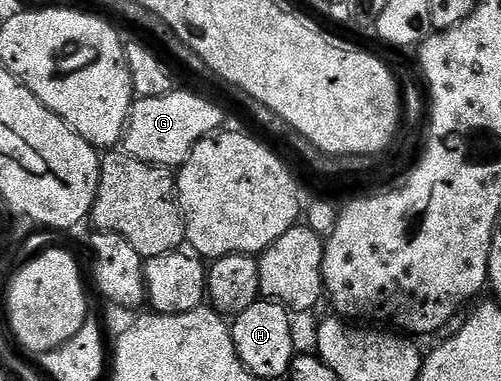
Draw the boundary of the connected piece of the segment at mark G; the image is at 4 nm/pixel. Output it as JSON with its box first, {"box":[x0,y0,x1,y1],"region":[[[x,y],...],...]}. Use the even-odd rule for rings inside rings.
{"box":[123,90,222,170],"region":[[[174,90],[159,98],[137,98],[129,112],[129,126],[125,129],[123,148],[139,162],[177,170],[188,158],[189,151],[206,136],[214,135],[222,127],[220,124],[220,110],[211,101],[193,92]]]}

